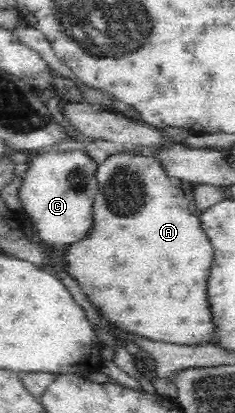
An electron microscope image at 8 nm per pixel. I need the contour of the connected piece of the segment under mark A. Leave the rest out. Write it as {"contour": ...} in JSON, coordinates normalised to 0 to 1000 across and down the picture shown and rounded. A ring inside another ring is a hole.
{"contour":[[[545,366],[498,368],[430,392],[413,436],[379,567],[268,605],[294,668],[345,692],[362,722],[464,785],[481,785],[498,804],[557,804],[626,823],[749,835],[872,831],[911,801],[872,722],[872,683],[889,673],[906,600],[855,552],[817,448],[711,426],[668,383]],[[762,683],[787,688],[804,707],[779,722],[736,722],[719,702]]]}

